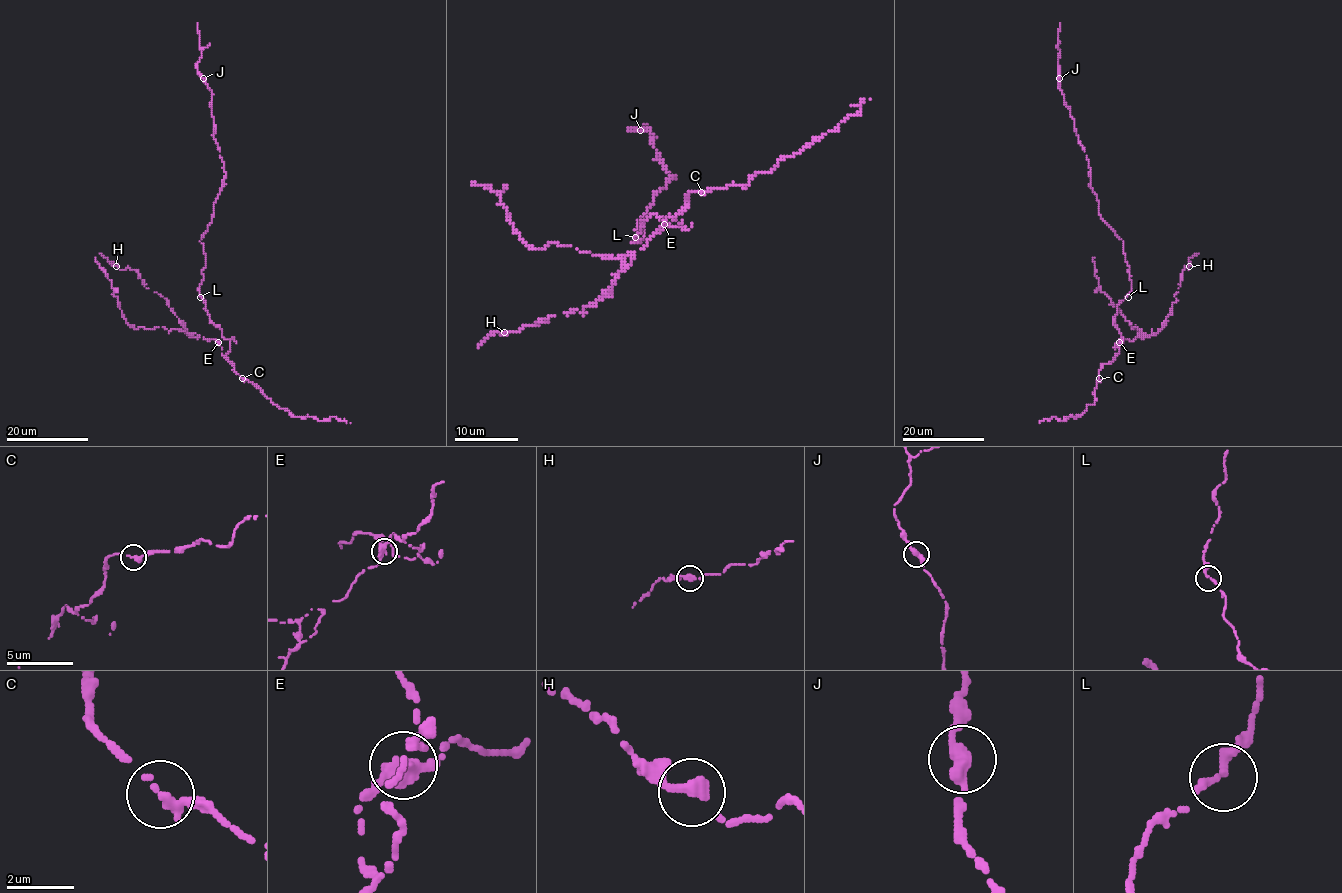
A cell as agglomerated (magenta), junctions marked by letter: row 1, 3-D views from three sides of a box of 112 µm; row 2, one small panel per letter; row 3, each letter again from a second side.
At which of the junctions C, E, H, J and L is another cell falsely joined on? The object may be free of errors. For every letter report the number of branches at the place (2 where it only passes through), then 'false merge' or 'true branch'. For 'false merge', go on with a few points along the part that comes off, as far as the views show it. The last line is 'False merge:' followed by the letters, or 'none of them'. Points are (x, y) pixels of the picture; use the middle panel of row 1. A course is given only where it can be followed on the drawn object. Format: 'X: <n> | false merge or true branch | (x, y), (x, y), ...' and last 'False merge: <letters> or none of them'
C: 2 | true branch
E: 2 | true branch
H: 2 | true branch
J: 2 | true branch
L: 2 | true branch
False merge: none of them

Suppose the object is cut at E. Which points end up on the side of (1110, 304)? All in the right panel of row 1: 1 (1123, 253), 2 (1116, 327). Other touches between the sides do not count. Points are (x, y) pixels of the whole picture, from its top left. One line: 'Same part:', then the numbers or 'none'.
Same part: none

